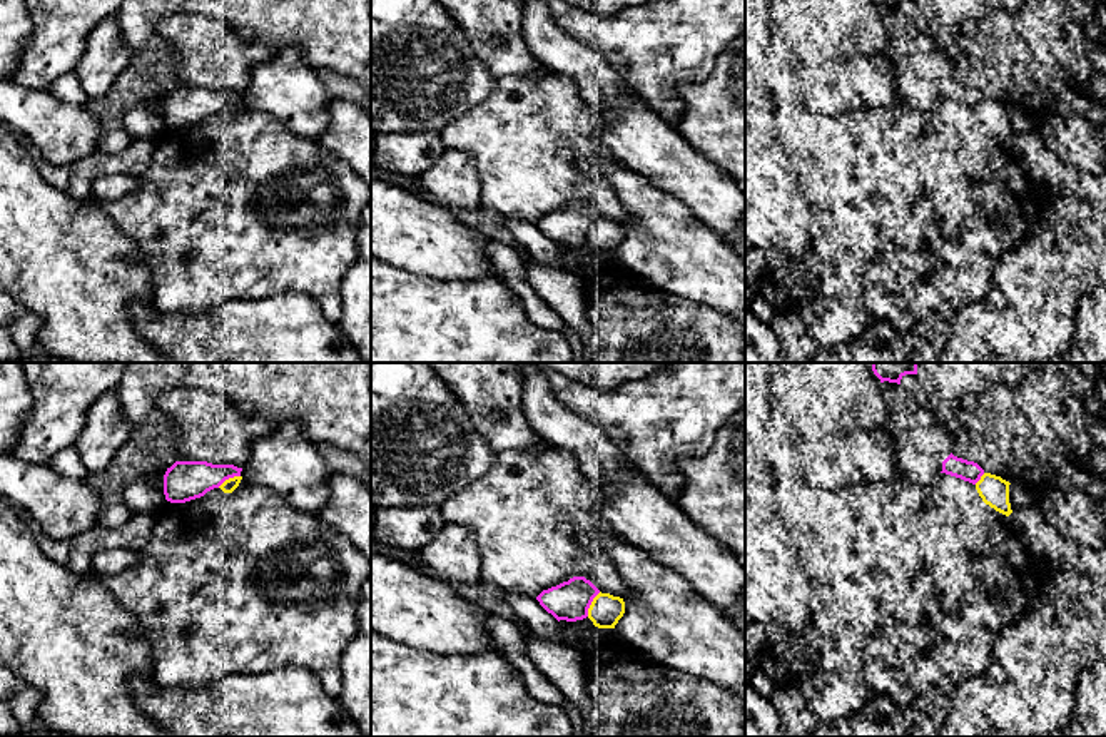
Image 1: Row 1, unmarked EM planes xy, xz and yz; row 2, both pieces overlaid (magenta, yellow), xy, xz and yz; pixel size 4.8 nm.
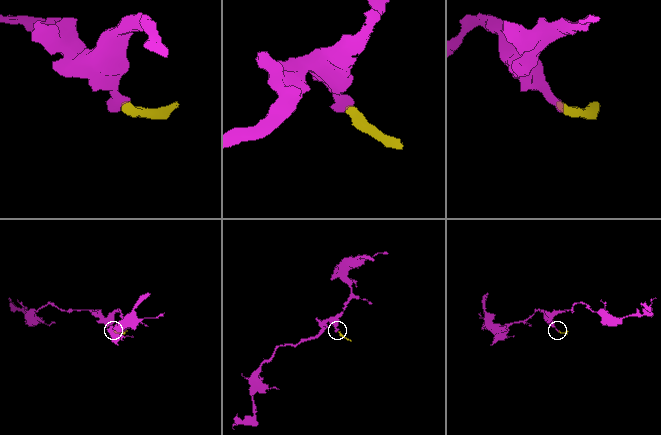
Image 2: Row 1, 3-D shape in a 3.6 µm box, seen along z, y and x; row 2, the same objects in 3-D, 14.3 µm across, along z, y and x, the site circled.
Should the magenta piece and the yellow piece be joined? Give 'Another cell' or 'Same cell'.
Another cell

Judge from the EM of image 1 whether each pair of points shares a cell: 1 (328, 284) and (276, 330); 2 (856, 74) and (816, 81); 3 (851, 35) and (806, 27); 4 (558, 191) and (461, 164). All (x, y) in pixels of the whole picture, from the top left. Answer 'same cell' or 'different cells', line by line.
1: different cells
2: same cell
3: same cell
4: different cells

